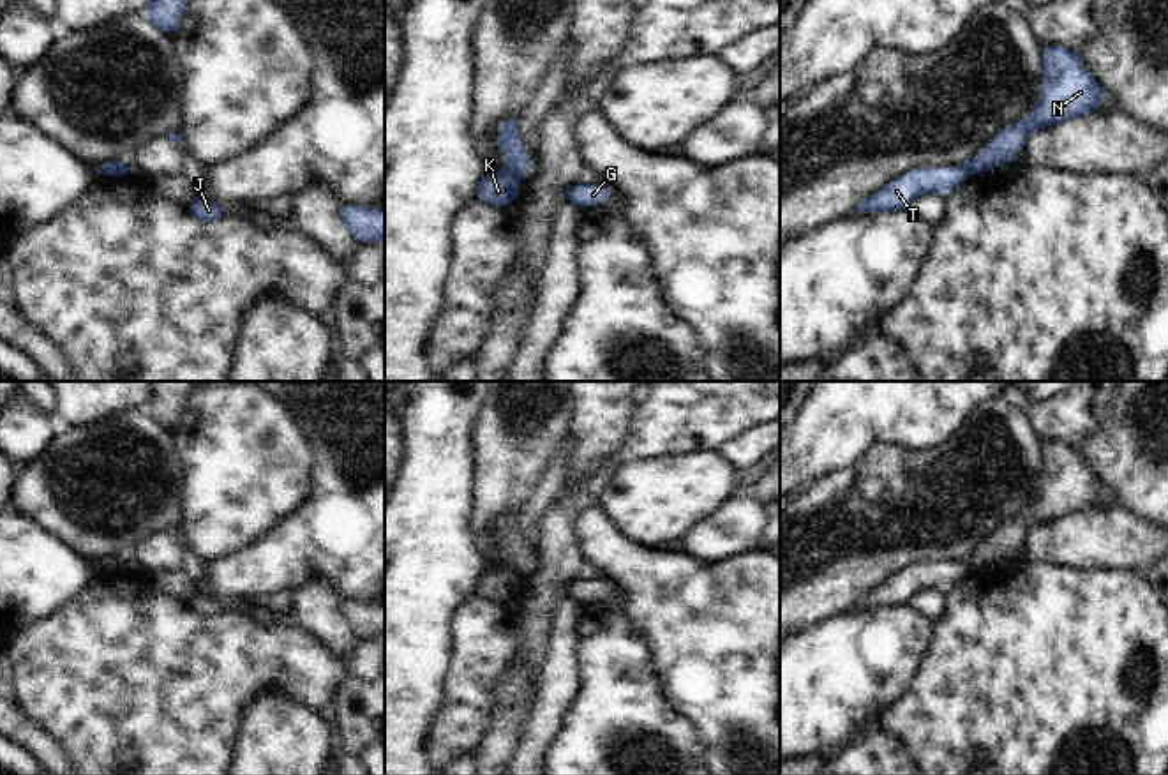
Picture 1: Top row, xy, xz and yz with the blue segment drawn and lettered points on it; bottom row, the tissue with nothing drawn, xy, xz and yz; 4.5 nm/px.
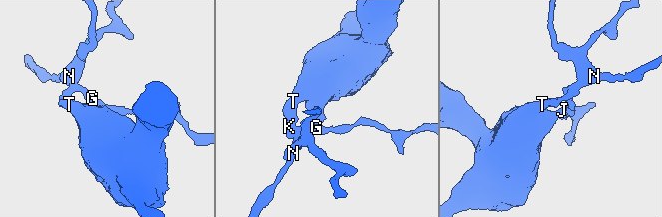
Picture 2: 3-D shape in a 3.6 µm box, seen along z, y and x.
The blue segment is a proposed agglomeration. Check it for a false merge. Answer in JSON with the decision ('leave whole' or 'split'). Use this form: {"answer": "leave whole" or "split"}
{"answer": "split"}

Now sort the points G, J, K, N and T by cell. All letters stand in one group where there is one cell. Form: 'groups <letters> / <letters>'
groups G K N / J T

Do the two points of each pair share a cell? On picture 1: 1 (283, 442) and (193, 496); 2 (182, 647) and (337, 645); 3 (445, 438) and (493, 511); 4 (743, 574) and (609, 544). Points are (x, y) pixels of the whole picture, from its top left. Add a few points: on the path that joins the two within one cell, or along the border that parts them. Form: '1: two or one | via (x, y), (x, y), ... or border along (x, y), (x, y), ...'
1: one | via (260, 463), (223, 496), (216, 496)
2: two | border along (297, 627), (314, 636), (344, 662)
3: two | border along (471, 436), (470, 519)
4: one | via (710, 576), (643, 574)

